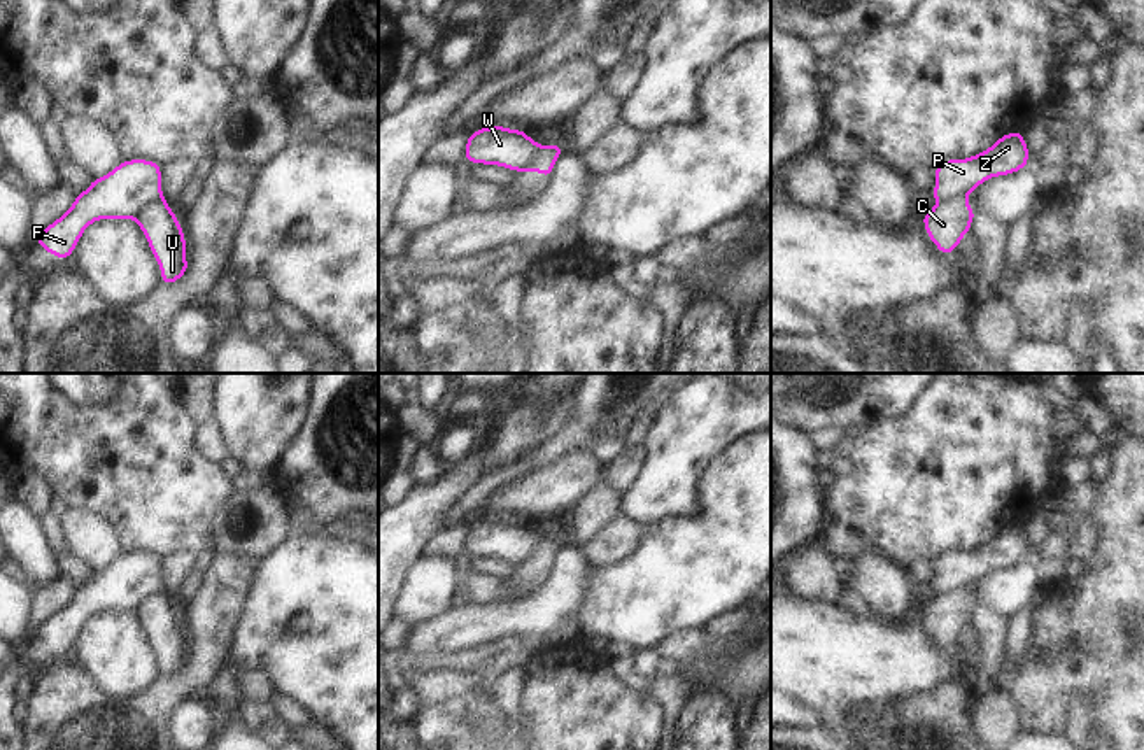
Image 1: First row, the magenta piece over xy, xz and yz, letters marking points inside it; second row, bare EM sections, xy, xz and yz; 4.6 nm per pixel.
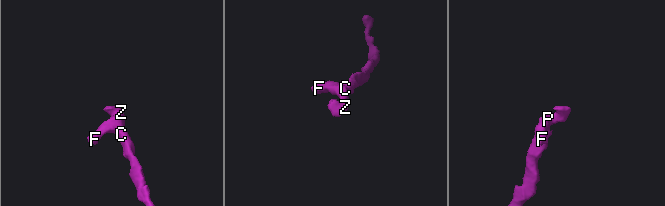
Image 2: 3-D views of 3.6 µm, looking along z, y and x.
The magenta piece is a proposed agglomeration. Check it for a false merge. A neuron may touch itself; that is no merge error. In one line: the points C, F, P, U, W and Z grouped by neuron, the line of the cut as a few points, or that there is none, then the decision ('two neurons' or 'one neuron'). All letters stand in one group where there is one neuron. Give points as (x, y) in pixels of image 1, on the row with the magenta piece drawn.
C U / F P W Z; cut in xy along (163, 200), (148, 205), (135, 219); two neurons

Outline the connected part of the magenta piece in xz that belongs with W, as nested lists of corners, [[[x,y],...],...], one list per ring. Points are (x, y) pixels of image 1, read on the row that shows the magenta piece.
[[[485,126],[470,133],[464,158],[473,163],[498,165],[519,172],[529,170],[545,149],[524,130]]]

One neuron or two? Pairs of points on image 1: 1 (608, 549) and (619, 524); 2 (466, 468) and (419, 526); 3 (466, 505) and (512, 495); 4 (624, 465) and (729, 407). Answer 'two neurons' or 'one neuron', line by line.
1: one neuron
2: one neuron
3: two neurons
4: two neurons

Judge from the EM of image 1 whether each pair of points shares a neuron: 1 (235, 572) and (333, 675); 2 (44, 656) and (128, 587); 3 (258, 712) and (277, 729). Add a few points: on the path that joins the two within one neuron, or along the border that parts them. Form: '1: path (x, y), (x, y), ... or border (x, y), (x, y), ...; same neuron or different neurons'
1: border (256, 561), (244, 607), (235, 624); different neurons
2: path (58, 633), (97, 594), (105, 591); same neuron
3: path (263, 717), (272, 726); same neuron

